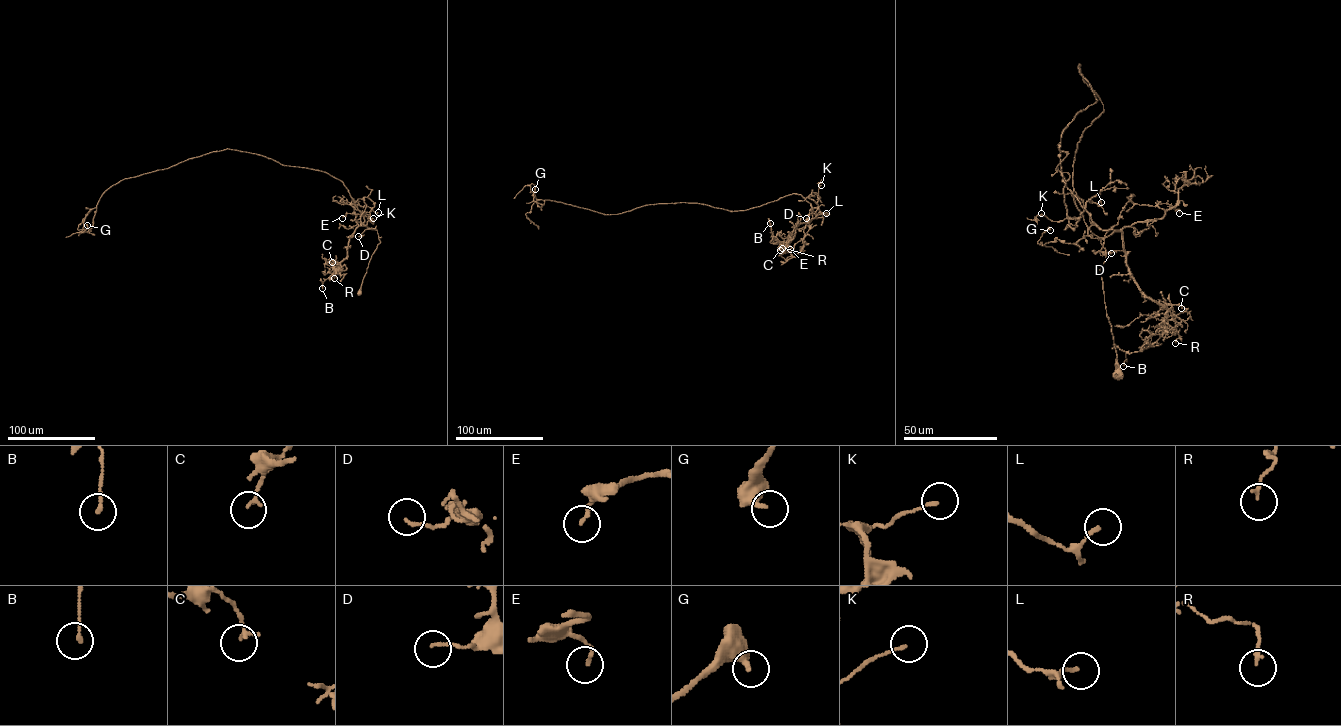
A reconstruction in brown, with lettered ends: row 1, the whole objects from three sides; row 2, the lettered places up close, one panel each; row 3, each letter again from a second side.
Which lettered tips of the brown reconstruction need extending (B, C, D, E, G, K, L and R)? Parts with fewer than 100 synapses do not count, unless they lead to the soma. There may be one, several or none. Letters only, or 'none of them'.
none of them

